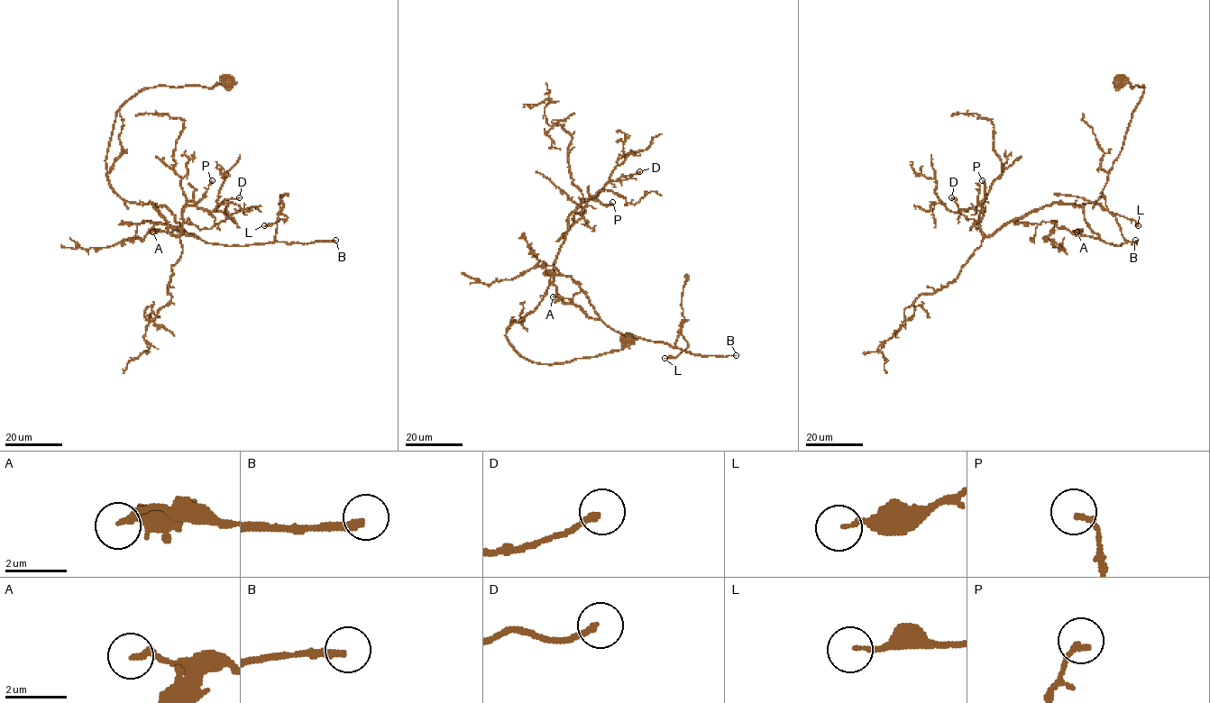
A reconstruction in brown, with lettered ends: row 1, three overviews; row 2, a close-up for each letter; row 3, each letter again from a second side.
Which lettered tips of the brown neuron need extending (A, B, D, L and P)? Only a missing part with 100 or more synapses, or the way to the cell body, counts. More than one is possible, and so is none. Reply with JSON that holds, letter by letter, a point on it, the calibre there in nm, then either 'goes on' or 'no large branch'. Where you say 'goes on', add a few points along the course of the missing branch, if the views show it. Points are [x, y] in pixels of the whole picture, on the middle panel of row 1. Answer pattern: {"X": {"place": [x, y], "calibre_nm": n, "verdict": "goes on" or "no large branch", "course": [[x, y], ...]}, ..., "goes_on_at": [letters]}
{"A": {"place": [553, 296], "calibre_nm": 200, "verdict": "no large branch"}, "B": {"place": [736, 355], "calibre_nm": 240, "verdict": "goes on"}, "D": {"place": [639, 171], "calibre_nm": 200, "verdict": "no large branch"}, "L": {"place": [664, 358], "calibre_nm": 130, "verdict": "no large branch"}, "P": {"place": [612, 202], "calibre_nm": 180, "verdict": "no large branch"}, "goes_on_at": ["B"]}

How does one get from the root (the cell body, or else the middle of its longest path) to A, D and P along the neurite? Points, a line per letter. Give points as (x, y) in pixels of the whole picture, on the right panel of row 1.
A: (1118, 83), (1144, 91), (1101, 196), (1056, 202), (1084, 206), (1098, 236), (1077, 232)
D: (1118, 83), (1143, 86), (1144, 91), (1096, 201), (1054, 202), (985, 235), (981, 207), (960, 211), (951, 197)
P: (1118, 83), (1143, 86), (1144, 91), (1096, 201), (1054, 202), (985, 235), (978, 205), (985, 194), (982, 180)

